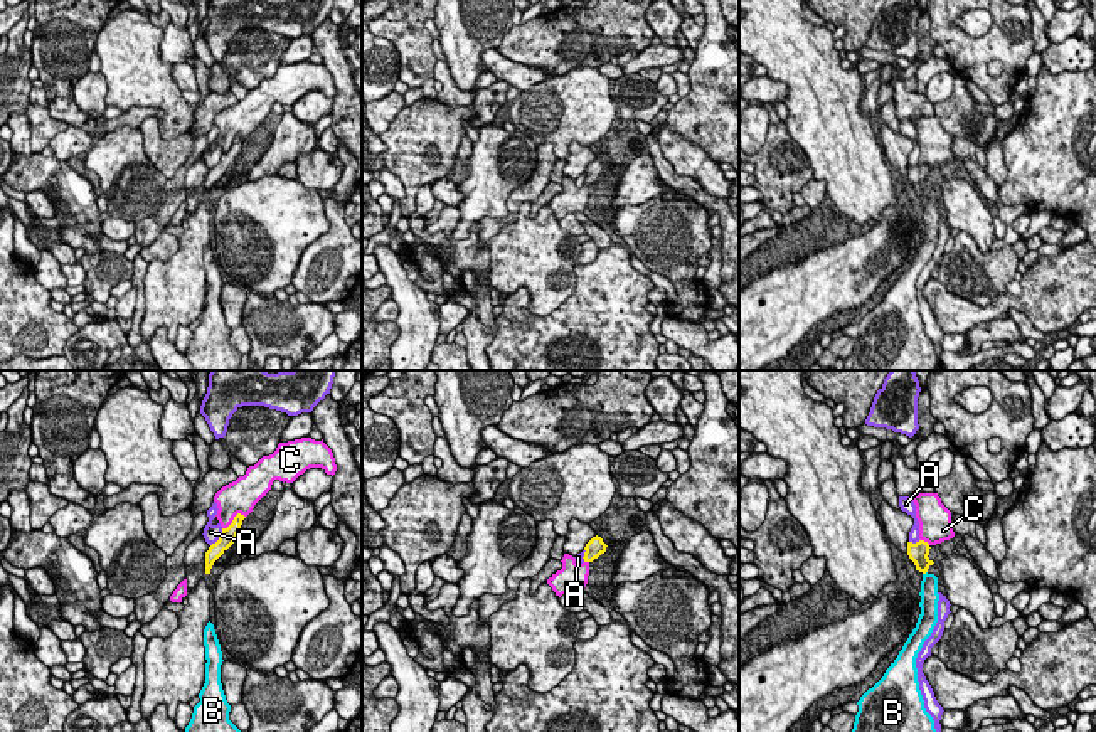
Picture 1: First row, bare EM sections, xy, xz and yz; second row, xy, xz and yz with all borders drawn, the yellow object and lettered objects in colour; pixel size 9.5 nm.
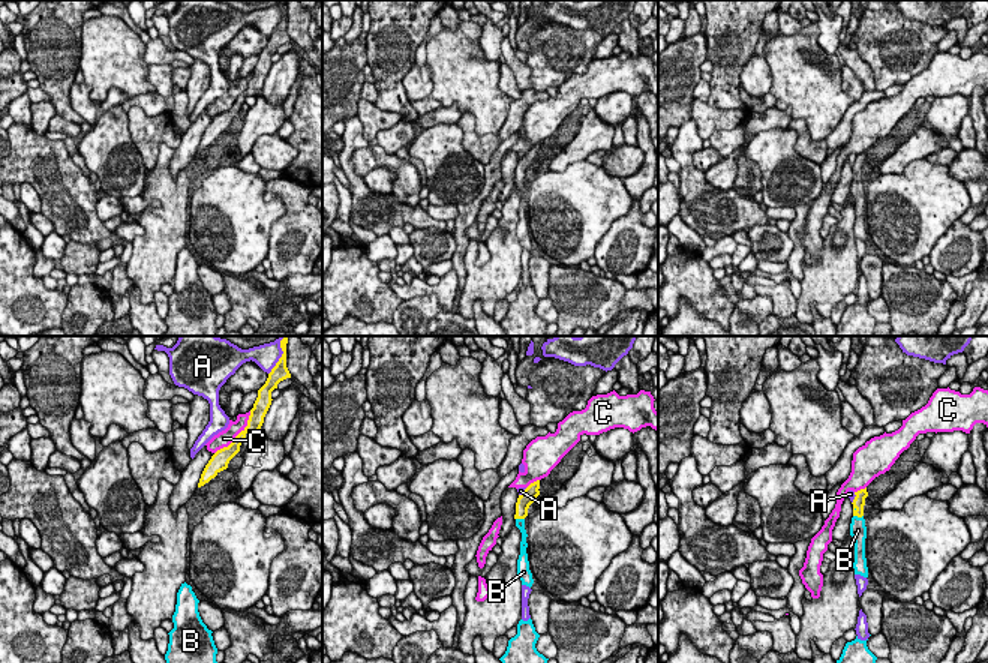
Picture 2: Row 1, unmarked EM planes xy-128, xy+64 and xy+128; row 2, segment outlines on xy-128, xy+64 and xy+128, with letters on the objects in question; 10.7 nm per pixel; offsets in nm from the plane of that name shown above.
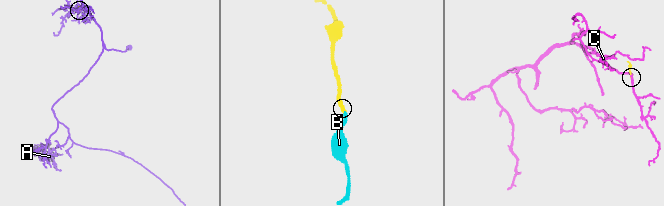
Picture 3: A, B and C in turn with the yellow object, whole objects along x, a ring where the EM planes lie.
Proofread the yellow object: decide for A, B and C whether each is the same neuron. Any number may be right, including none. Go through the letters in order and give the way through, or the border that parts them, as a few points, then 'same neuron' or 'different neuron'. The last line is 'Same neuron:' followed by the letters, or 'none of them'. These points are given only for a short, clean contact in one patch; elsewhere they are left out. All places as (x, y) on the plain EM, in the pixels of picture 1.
A: different neuron
B: across yz (918, 175), (925, 196), (930, 204), (930, 219) | same neuron
C: different neuron
Same neuron: B

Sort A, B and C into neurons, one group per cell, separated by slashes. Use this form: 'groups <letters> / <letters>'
groups A / B / C

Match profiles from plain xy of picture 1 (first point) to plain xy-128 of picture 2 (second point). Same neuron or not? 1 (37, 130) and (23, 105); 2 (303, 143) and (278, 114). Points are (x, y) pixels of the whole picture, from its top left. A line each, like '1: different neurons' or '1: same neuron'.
1: different neurons
2: same neuron

